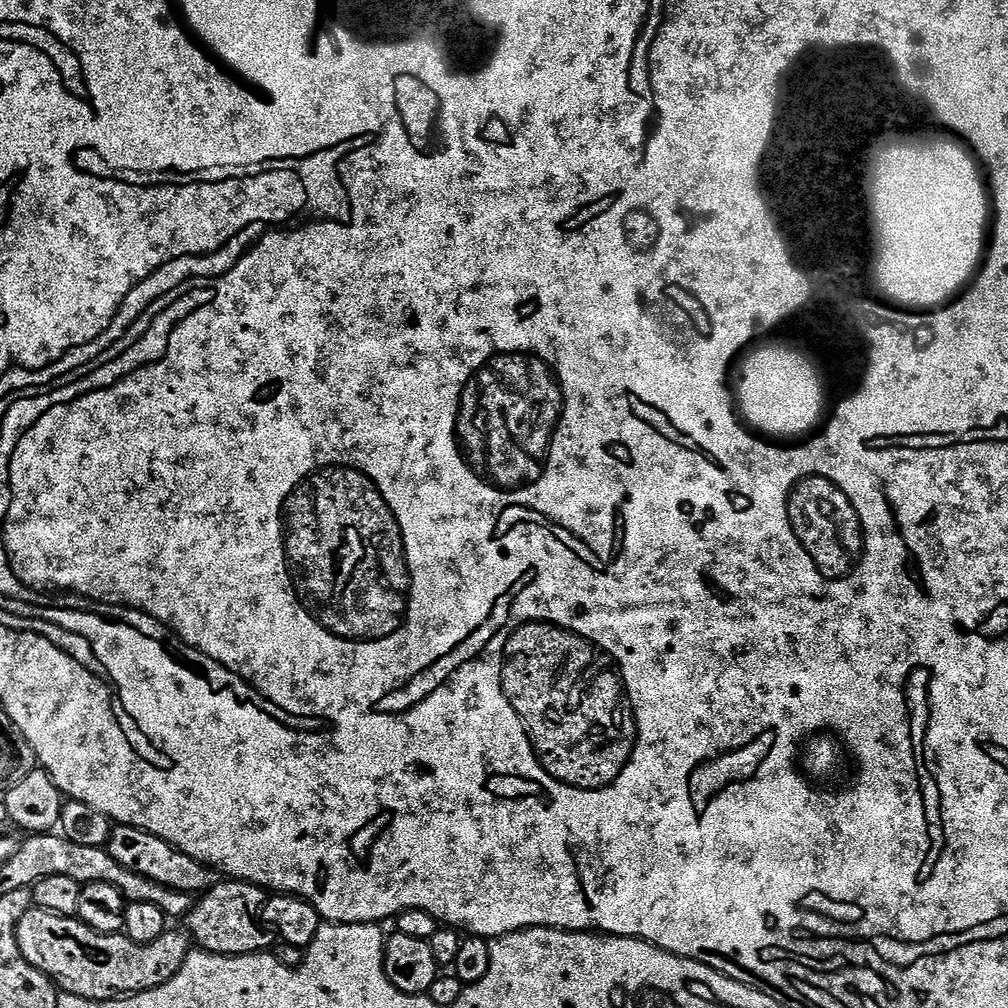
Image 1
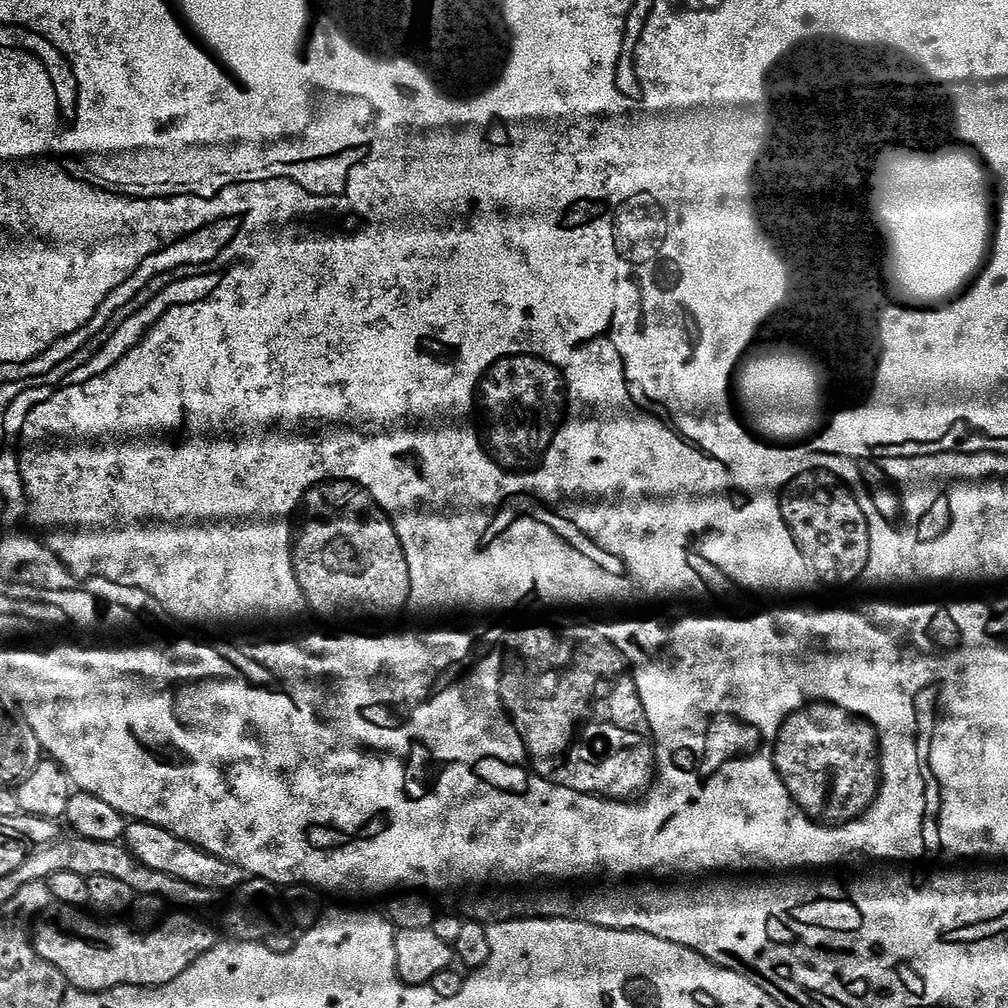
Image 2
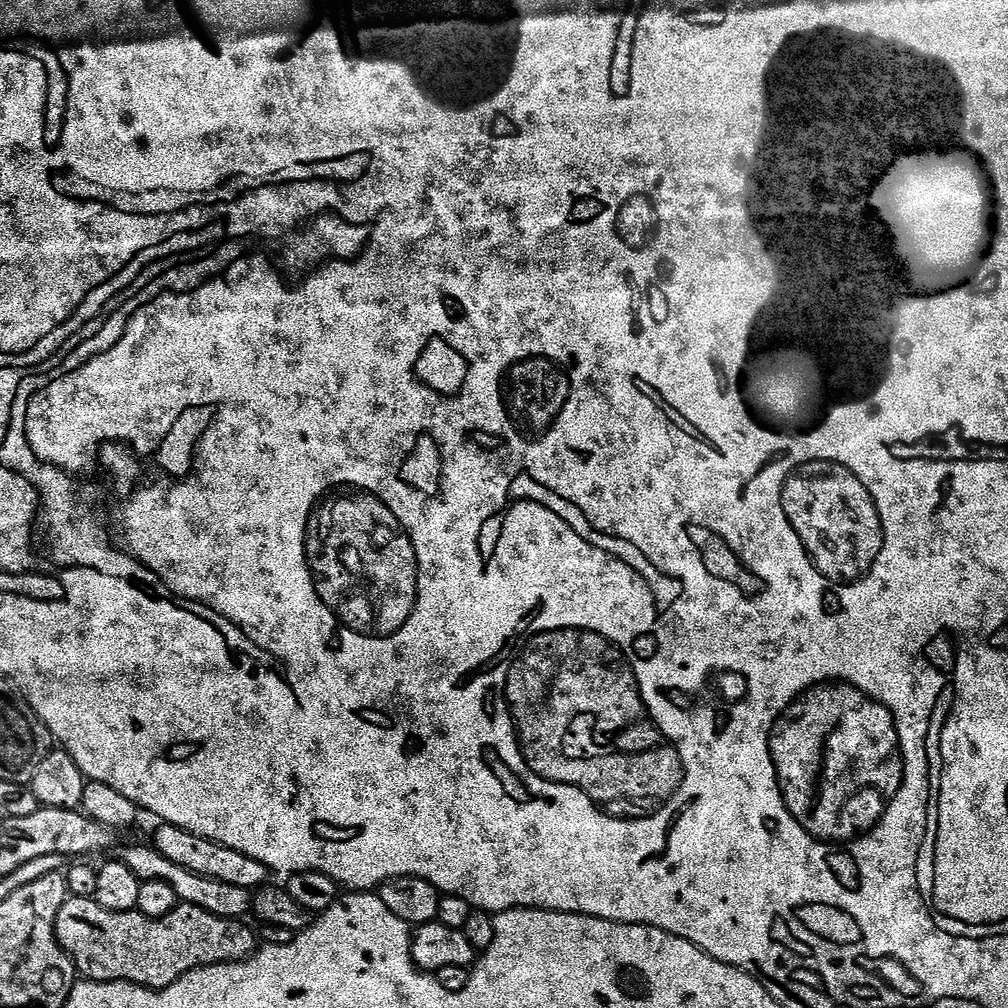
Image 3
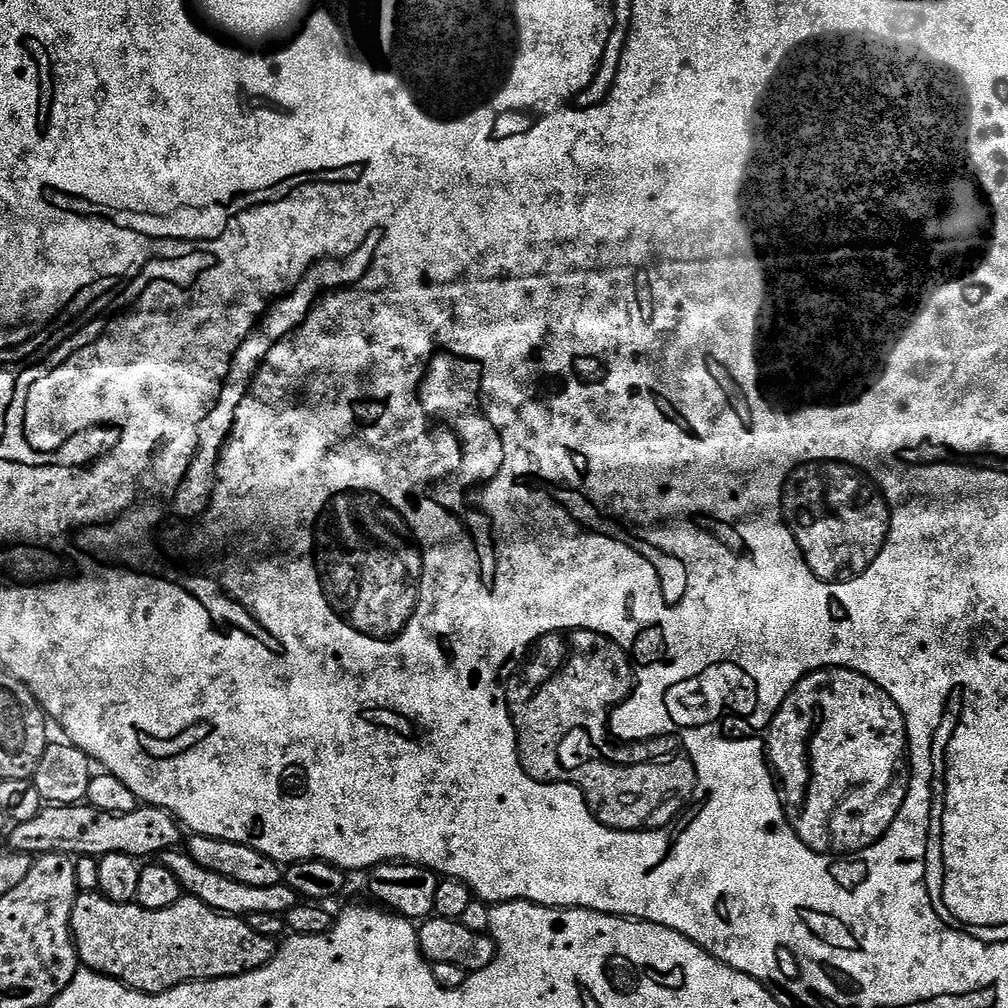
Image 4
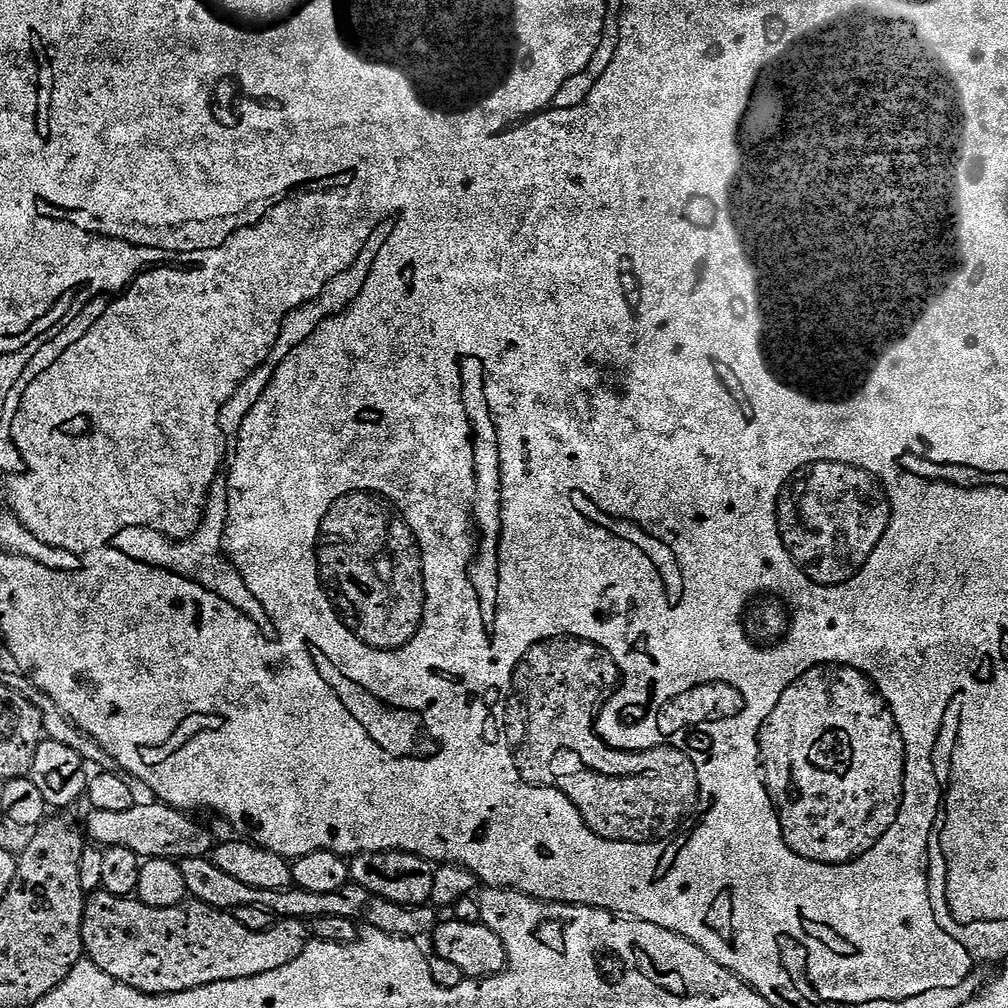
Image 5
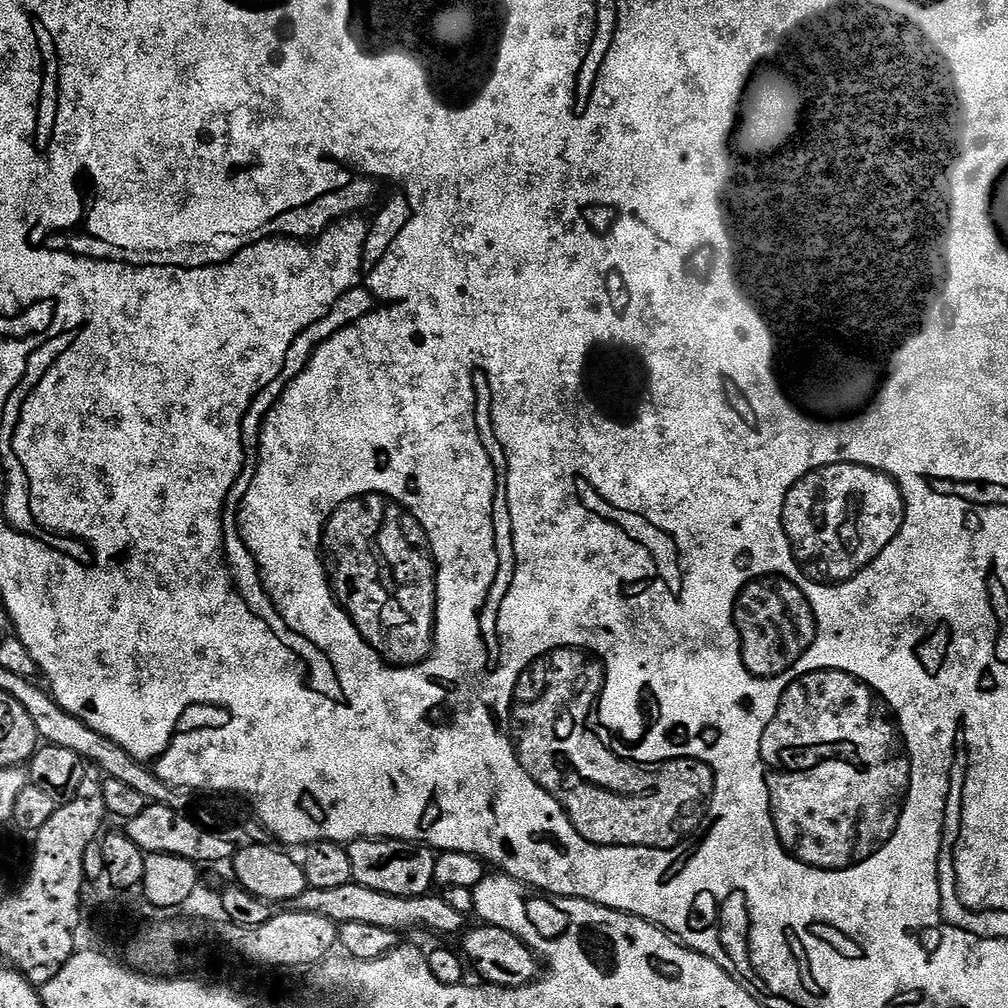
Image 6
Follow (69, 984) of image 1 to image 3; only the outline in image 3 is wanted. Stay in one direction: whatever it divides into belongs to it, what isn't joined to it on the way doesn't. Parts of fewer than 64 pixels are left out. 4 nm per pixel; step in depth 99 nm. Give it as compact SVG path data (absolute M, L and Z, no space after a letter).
M69 895L68 901L62 906L62 910L58 910L56 915L56 937L62 946L62 950L76 964L77 973L86 980L127 980L129 984L141 984L144 988L155 988L157 990L170 986L174 982L178 982L178 978L182 978L190 970L195 968L205 968L211 964L237 964L239 960L246 960L258 948L258 936L255 931L244 925L243 919L238 920L223 920L220 916L210 914L201 908L195 908L189 904L180 904L170 914L166 914L160 920L154 918L146 918L141 912L114 912L106 910L102 906L98 906L98 902L94 898L78 898L74 895Z

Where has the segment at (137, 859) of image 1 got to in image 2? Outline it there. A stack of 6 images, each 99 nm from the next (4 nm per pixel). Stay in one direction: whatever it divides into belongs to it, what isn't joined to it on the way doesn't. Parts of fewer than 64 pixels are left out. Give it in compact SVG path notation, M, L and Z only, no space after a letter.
M141 820L131 821L125 827L122 843L130 850L130 854L134 854L134 858L138 858L138 862L142 862L144 866L150 866L150 870L158 870L162 874L182 878L182 882L209 888L217 894L235 893L246 880L246 873L234 862L212 856L206 850L170 834L170 830L162 830L158 826Z

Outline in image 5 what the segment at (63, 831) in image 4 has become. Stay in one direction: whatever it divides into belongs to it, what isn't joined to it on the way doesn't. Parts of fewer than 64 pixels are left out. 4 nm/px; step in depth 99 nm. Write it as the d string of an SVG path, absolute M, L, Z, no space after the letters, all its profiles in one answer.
M137 802L130 810L111 811L92 808L89 811L86 836L93 845L103 849L123 846L126 850L134 850L141 861L174 860L186 858L205 858L213 851L214 839L204 824L195 820L195 815L187 811L172 808L163 802L144 804Z

